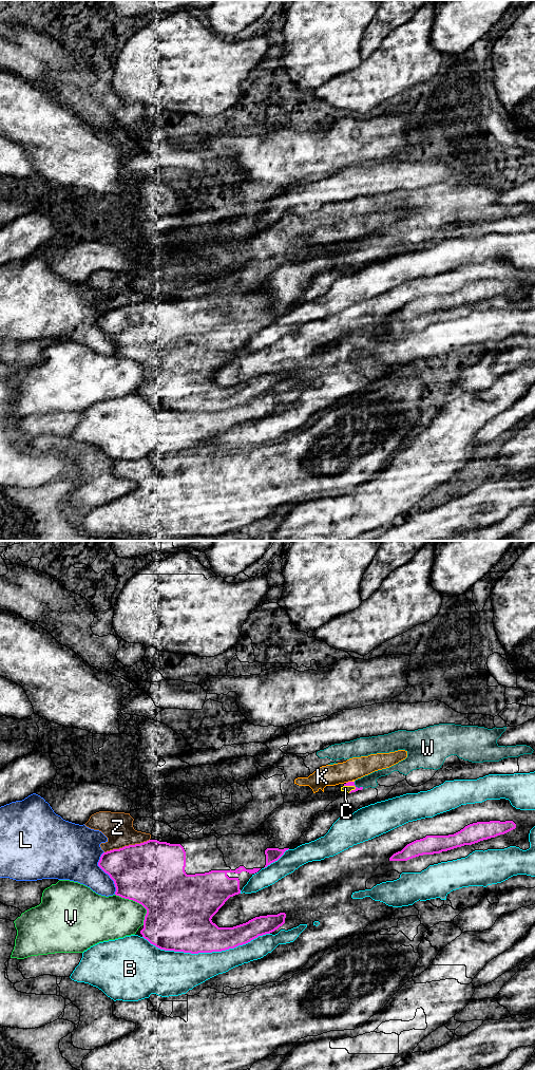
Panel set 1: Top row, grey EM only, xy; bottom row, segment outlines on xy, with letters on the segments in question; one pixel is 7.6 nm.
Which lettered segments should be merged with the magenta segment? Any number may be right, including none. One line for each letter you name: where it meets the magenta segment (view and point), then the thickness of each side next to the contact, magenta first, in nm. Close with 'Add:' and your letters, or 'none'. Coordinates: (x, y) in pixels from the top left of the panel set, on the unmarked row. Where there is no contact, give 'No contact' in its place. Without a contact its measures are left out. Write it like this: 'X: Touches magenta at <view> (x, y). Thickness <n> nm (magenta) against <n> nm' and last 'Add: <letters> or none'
Add: none

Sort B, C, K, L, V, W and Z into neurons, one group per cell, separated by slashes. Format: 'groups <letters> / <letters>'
groups B / C W / K L / V / Z

